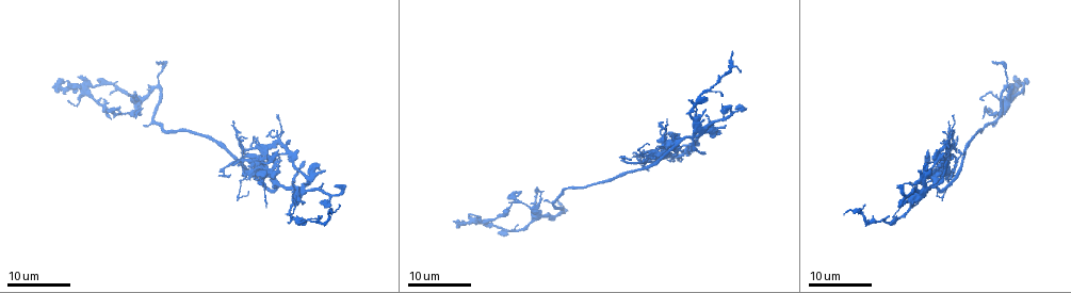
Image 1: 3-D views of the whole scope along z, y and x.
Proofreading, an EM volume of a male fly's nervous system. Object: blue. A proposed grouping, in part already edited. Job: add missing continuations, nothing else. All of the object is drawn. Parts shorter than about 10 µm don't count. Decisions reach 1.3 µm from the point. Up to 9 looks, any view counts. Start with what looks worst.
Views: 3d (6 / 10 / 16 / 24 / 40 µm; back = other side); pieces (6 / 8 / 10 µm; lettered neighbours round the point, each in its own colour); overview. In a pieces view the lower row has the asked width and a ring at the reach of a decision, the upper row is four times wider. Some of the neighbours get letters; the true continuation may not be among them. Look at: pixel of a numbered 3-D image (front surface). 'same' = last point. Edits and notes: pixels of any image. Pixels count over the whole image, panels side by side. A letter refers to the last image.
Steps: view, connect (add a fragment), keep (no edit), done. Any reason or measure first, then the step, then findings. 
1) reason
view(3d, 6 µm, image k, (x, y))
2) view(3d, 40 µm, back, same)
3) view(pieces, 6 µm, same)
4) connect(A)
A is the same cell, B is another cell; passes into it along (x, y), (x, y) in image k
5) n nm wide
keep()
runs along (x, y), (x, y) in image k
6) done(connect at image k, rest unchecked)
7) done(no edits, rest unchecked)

free end
view(3d, 16 µm, image 1, (629, 160))

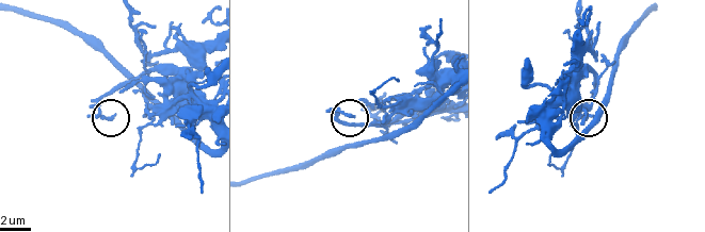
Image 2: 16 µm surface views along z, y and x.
view(pieces, 8 µm, image 2, (350, 117))

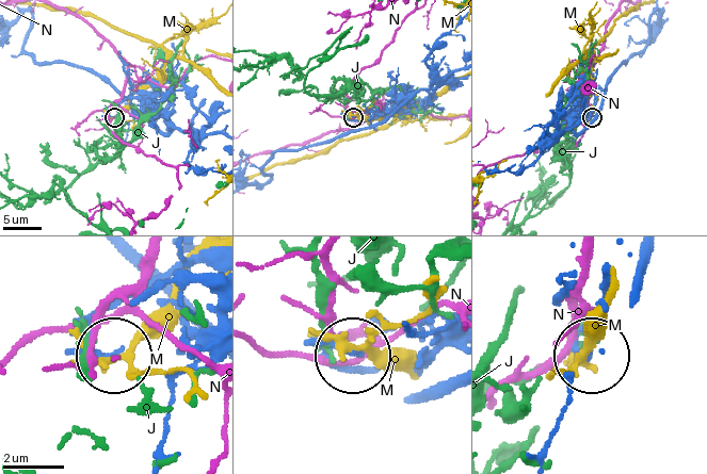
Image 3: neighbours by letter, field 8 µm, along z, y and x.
keep()
J, M and N are other cells; none of them fits

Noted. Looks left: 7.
free end
view(3d, 16 µm, image 1, (992, 63))

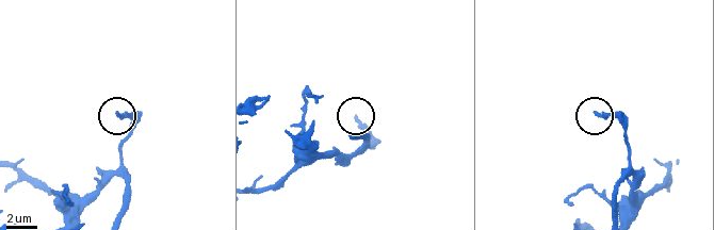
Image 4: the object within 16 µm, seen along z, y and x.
view(pieces, 10 µm, image 4, (355, 119))

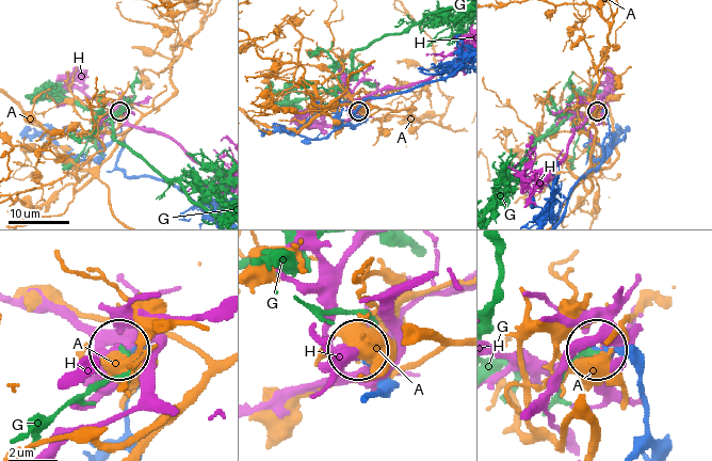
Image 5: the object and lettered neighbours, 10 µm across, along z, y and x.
230 nm wide
keep()
A, G and H are other cells; no lettered fragment goes on from it

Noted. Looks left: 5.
free end
view(3d, 16 µm, image 1, (946, 161))

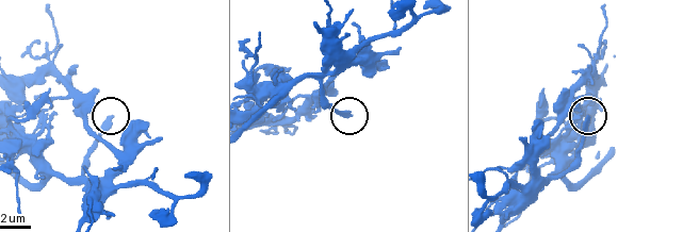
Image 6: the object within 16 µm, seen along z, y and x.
view(pieces, 8 µm, image 6, (589, 116))

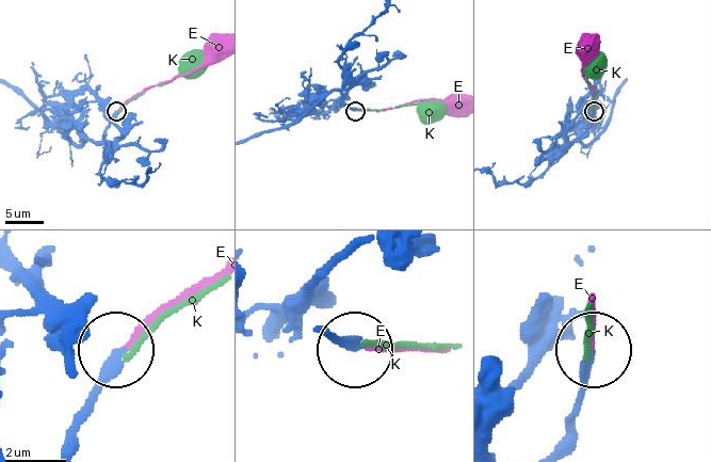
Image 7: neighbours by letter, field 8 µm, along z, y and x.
connect(E)
E is the same cell, K is another cell; passes into it along (79, 430), (110, 363), (216, 282) in image 7; the neuron continues

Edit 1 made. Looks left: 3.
view(3d, 24 µm, image 1, (135, 115))

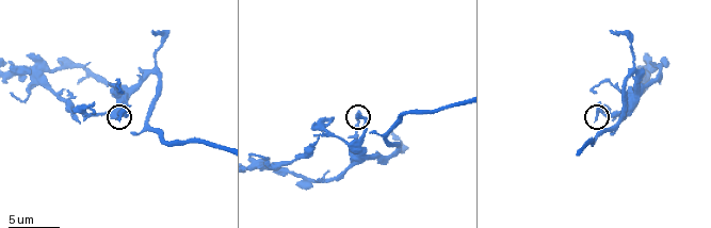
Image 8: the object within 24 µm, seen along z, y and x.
view(pieces, 6 µm, image 8, (120, 119))

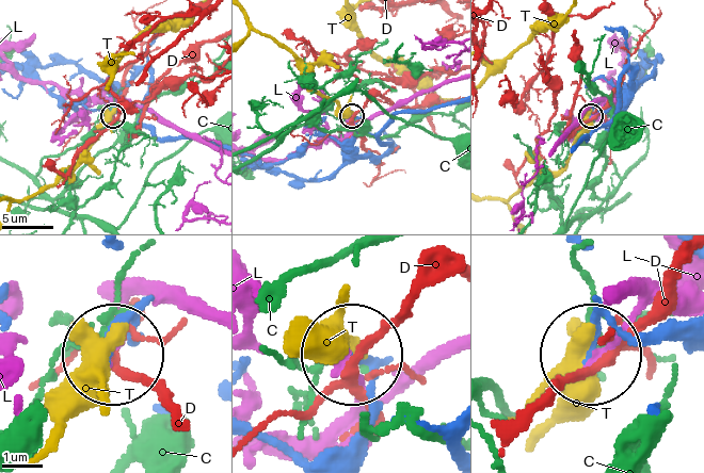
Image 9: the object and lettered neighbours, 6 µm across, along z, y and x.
200 nm wide
keep()
C, D, L and T are other cells; runs along (687, 321), (606, 327), (589, 347) in image 9; none of them fits

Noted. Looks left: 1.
done(connect at image 7, rest unchecked)

